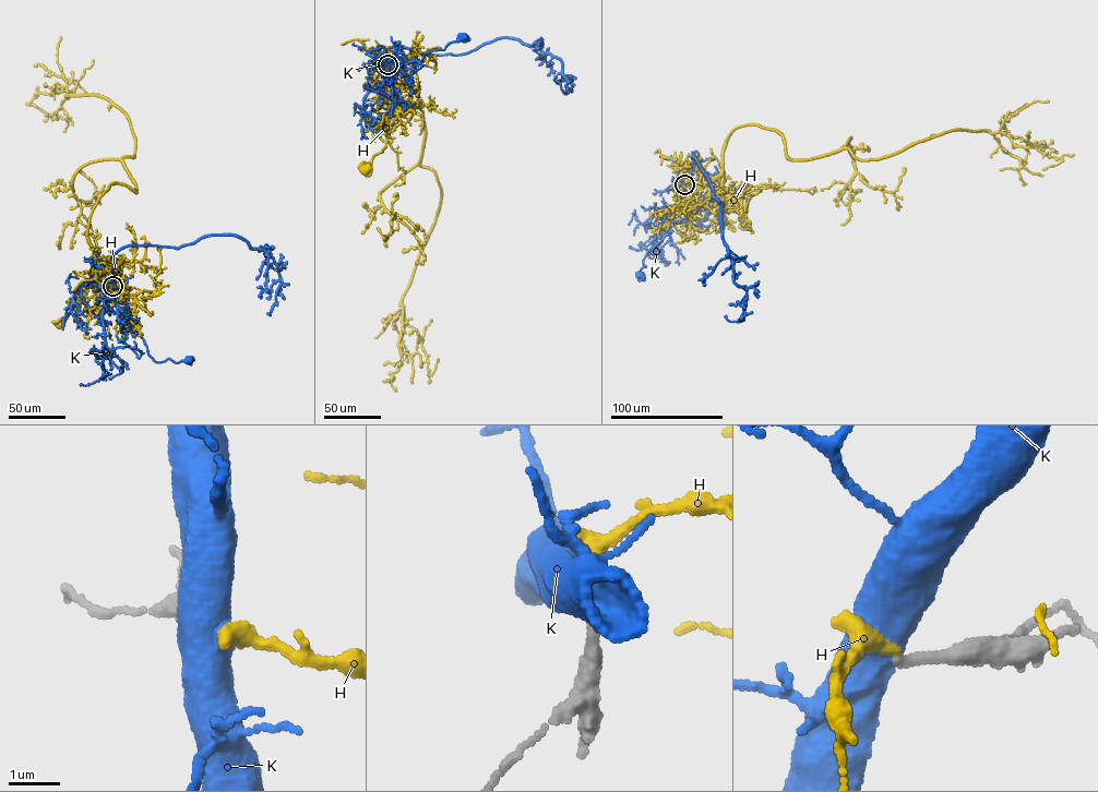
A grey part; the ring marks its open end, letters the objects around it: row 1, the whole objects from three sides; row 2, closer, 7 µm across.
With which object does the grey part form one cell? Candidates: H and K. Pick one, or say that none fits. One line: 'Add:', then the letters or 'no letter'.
Add: no letter

